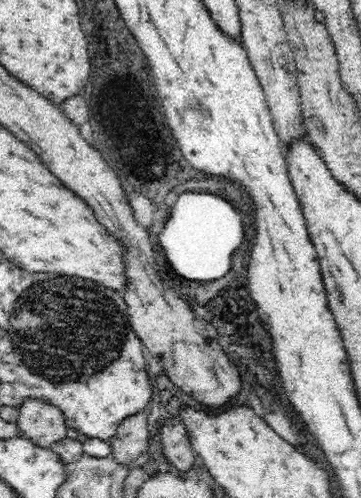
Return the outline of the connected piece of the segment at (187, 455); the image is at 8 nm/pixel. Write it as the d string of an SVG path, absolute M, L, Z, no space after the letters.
M170 418L161 426L160 434L163 454L170 464L178 470L190 470L196 454L188 448L188 433L184 432L184 424Z

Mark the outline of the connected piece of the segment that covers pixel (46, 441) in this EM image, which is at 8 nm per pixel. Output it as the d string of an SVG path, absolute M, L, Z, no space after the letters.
M28 399L19 407L16 426L37 447L49 449L66 438L68 430L64 415L56 406L36 399Z

